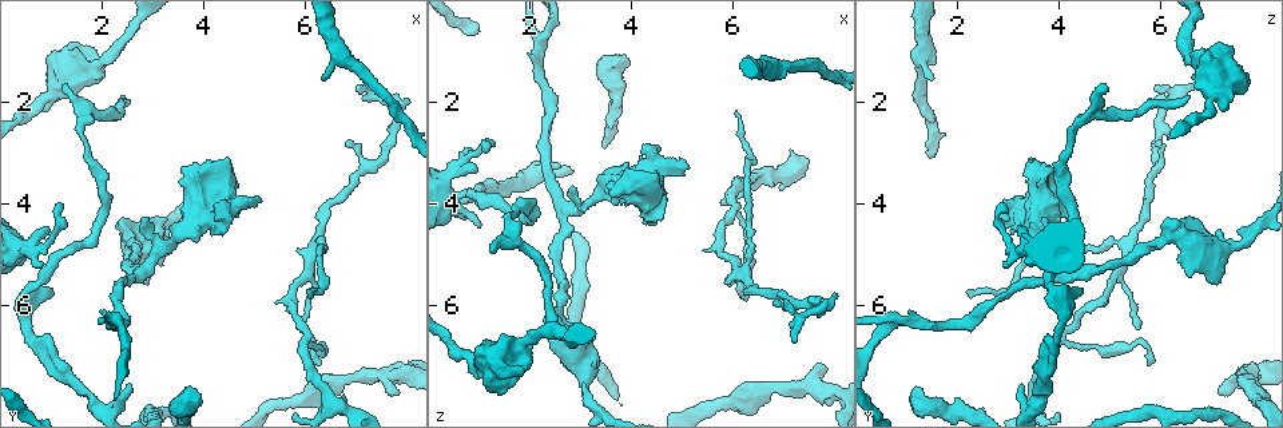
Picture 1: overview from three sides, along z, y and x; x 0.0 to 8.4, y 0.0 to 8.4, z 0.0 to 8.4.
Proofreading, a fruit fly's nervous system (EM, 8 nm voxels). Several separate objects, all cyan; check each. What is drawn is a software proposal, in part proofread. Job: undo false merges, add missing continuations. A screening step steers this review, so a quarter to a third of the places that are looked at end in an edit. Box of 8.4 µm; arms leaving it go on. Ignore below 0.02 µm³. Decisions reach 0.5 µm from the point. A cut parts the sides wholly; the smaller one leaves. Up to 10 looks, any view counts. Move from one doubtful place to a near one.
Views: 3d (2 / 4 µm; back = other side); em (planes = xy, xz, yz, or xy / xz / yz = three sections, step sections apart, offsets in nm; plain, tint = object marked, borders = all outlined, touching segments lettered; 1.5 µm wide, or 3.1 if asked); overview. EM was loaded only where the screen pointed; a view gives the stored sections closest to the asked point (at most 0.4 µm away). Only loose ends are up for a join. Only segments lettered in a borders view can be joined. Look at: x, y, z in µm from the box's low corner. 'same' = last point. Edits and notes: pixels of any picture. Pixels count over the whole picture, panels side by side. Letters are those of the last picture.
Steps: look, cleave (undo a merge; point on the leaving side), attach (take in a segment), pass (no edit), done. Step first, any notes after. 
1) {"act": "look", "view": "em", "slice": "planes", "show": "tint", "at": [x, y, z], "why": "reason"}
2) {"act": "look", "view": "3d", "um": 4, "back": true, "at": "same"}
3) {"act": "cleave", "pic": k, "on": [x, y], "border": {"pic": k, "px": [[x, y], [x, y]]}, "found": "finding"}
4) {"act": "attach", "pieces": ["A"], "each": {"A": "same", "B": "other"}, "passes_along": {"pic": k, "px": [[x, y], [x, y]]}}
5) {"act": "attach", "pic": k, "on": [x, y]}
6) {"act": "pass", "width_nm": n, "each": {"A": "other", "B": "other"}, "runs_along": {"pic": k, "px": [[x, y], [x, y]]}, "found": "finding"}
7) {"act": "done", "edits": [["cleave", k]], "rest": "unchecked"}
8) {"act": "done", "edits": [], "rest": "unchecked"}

{"act": "look", "view": "em", "slice": "xz", "step": 4, "show": "borders", "at": [7.15, 1.70, 6.65], "why": "thin end"}

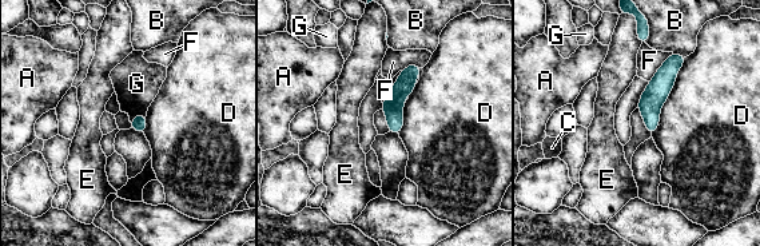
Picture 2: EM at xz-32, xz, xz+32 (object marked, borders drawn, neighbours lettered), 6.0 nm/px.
{"act": "look", "view": "em", "slice": "planes", "show": "borders", "at": "same"}

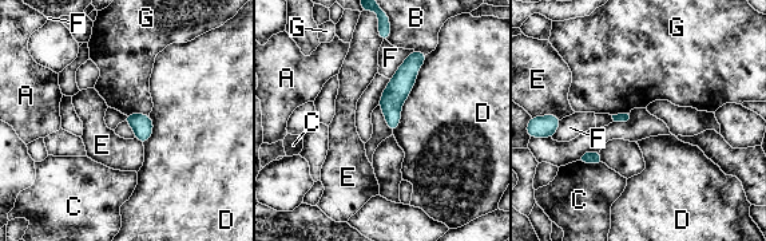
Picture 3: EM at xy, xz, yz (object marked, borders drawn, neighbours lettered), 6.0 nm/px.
{"act": "pass", "each": {"A": "other", "B": "other", "C": "other", "D": "other", "E": "other", "F": "other", "G": "other"}, "border": {"pic": 3, "px": [[149, 114], [126, 115]]}, "found": "no lettered segment goes on from it"}

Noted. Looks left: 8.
{"act": "look", "view": "3d", "um": 2, "back": true, "at": [7.85, 7.70, 7.25]}

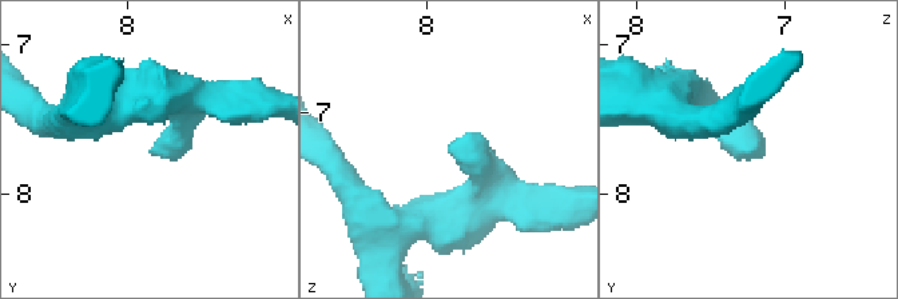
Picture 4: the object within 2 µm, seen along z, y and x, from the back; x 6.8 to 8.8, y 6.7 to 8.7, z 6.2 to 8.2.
{"act": "look", "view": "em", "slice": "yz", "step": 4, "show": "borders", "at": [7.86, 7.68, 7.22]}

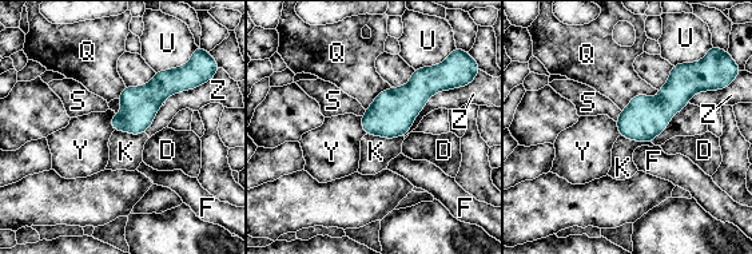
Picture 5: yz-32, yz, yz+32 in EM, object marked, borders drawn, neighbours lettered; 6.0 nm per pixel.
{"act": "look", "view": "em", "slice": "planes", "show": "borders", "at": "same"}

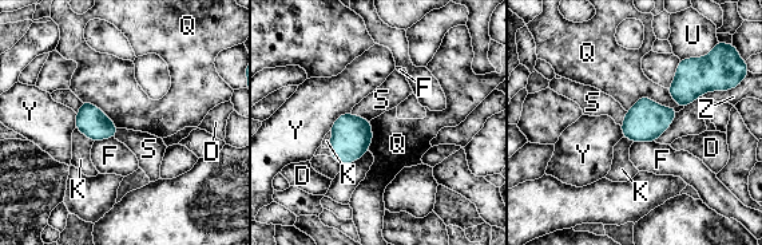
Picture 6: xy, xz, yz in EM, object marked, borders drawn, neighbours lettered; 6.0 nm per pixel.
{"act": "pass", "each": {"D": "other", "F": "other", "K": "other", "Q": "other", "S": "other", "U": "other", "Y": "other", "Z": "other"}, "border": {"pic": 6, "px": [[627, 110], [649, 97], [678, 111]]}, "found": "none of them fits"}

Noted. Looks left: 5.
{"act": "look", "view": "3d", "um": 2, "at": [4.25, 3.95, 2.95], "why": "an open end"}

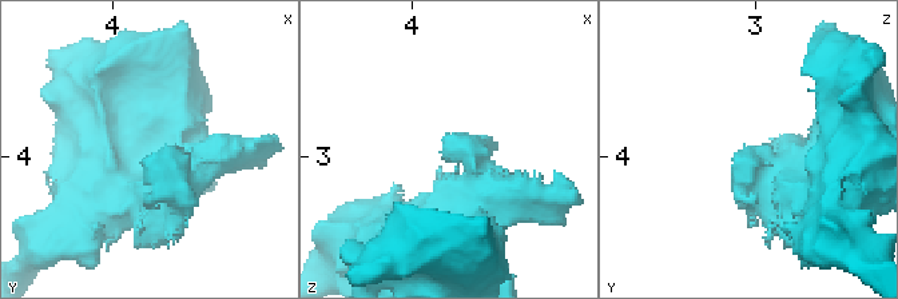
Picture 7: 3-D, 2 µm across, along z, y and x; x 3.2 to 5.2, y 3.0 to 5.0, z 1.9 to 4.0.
{"act": "look", "view": "em", "slice": "planes", "show": "plain", "at": [4.20, 4.00, 2.92], "why": "now the EM"}

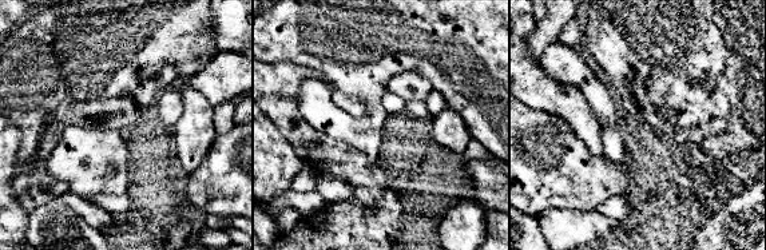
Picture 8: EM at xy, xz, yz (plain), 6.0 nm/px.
{"act": "look", "view": "em", "slice": "planes", "show": "borders", "at": "same"}

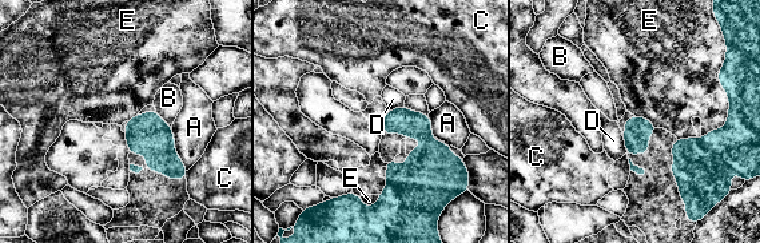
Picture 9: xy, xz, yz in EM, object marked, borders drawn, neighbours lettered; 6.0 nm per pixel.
{"act": "pass", "each": {"A": "other", "B": "other", "C": "other", "D": "other", "E": "other"}, "found": "no lettered segment goes on from it"}

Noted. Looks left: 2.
{"act": "look", "view": "em", "slice": "planes", "show": "borders", "at": [2.75, 5.30, 4.15], "why": "calibre changes"}

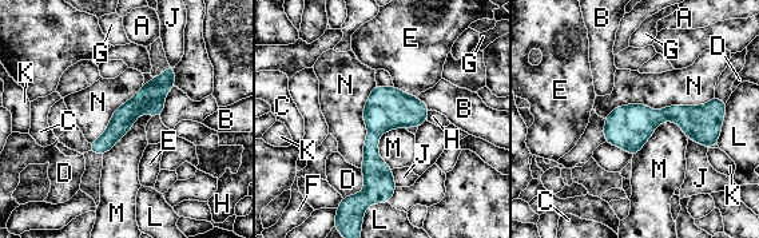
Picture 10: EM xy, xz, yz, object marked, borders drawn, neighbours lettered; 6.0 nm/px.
{"act": "pass", "each": {"A": "other", "B": "other", "C": "other", "D": "other", "E": "other", "F": "other", "G": "other", "H": "other", "J": "other", "K": "other", "L": "other", "M": "other", "N": "other"}, "runs_along": {"pic": 10, "px": [[719, 108], [607, 133]]}, "found": "all the same cell"}

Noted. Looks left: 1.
{"act": "done", "edits": [], "rest": "unchecked"}

